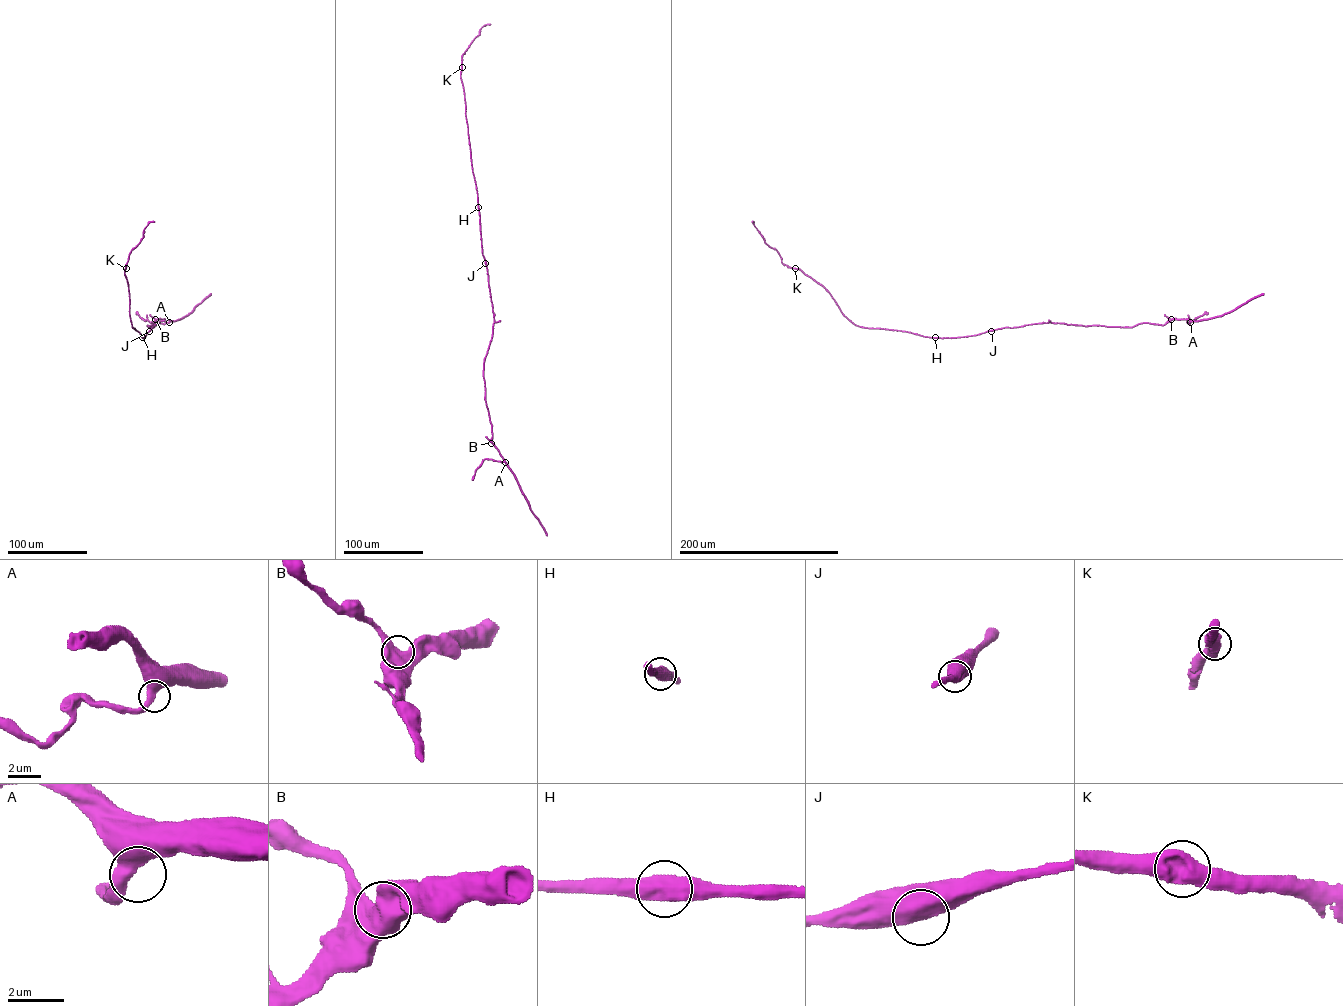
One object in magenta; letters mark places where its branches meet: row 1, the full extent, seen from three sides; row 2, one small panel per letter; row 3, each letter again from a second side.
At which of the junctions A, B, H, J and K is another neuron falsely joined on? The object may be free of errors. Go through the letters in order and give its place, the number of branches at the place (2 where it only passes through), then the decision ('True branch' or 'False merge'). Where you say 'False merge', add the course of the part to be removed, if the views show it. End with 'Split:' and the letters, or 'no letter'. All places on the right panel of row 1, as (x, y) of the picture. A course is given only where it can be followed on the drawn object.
A: Place: (1190, 322). Branches: 2. True branch
B: Place: (1171, 319). Branches: 1. True branch
H: Place: (935, 337). Branches: 2. True branch
J: Place: (991, 331). Branches: 1. True branch
K: Place: (795, 268). Branches: 2. True branch
Split: no letter

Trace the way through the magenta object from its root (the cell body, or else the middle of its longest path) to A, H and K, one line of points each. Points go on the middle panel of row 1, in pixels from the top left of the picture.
A: (486, 263), (494, 323), (484, 364), (485, 399), (491, 442), (505, 462)
H: (486, 263), (478, 207)
K: (486, 263), (462, 67)

